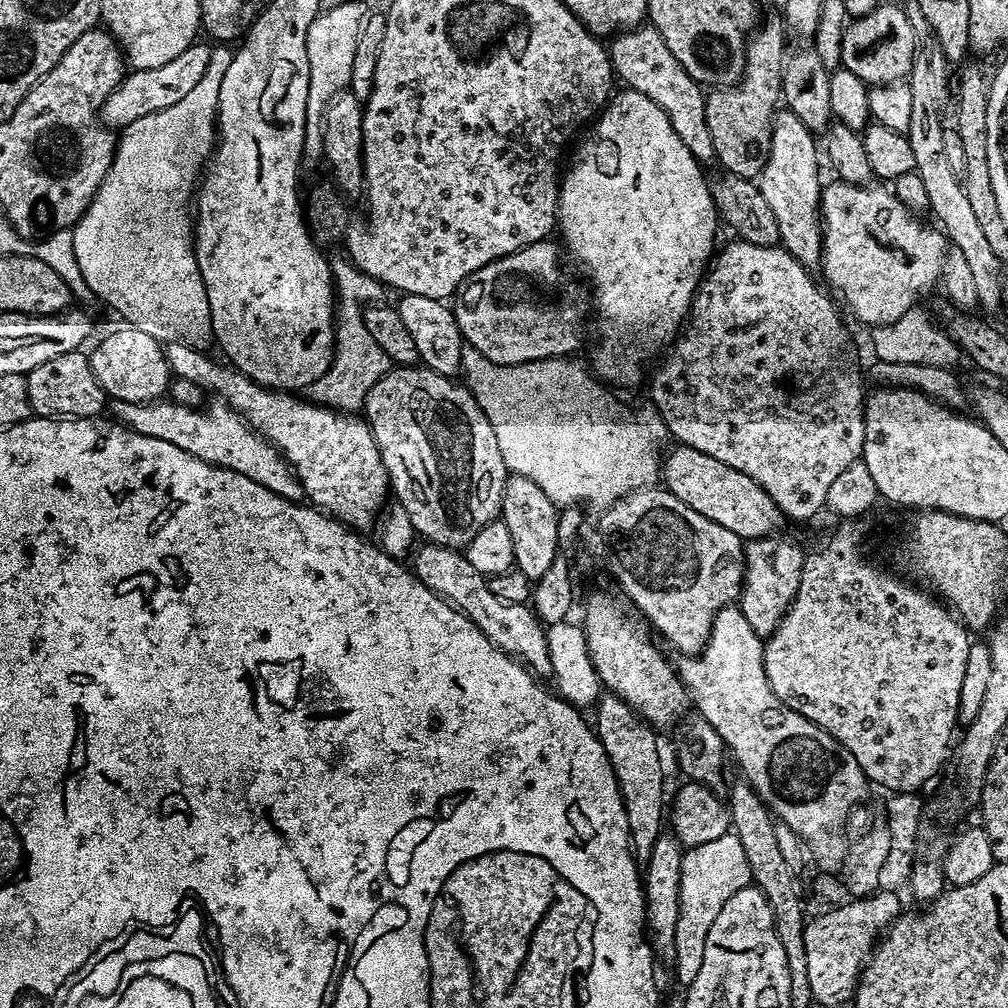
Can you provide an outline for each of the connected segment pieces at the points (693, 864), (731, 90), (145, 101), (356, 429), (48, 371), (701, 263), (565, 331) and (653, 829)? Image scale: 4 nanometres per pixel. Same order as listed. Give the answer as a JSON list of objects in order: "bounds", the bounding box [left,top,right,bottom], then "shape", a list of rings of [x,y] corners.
[{"bounds":[674,834,752,986],"shape":[[[727,834],[701,845],[687,849],[682,862],[682,886],[680,887],[680,909],[678,910],[678,930],[674,930],[674,950],[676,963],[674,973],[684,986],[698,978],[702,966],[702,953],[706,950],[706,934],[714,926],[714,918],[722,911],[722,906],[738,890],[749,887],[752,875],[746,862],[746,850],[734,834]]]},{"bounds":[706,19,786,180],"shape":[[[779,19],[766,20],[763,21],[764,29],[762,24],[747,41],[744,74],[739,84],[709,91],[706,96],[706,126],[710,126],[716,160],[725,173],[747,180],[756,180],[766,166],[774,117],[782,100],[786,28]]]},{"bounds":[98,42,212,130],"shape":[[[197,42],[182,50],[178,58],[165,62],[162,66],[154,66],[154,70],[137,68],[125,75],[124,81],[106,98],[106,102],[98,110],[98,115],[105,125],[112,130],[123,130],[138,118],[146,118],[146,114],[158,114],[158,110],[166,110],[166,106],[174,106],[181,98],[186,98],[202,74],[210,66],[212,48]]]},{"bounds":[162,344,390,526],"shape":[[[164,344],[162,351],[168,367],[172,369],[173,377],[185,376],[203,390],[207,390],[209,393],[217,392],[220,395],[217,397],[223,403],[227,404],[233,412],[239,412],[245,422],[251,428],[256,429],[257,433],[280,453],[282,459],[300,479],[305,497],[315,507],[327,512],[340,523],[352,526],[355,525],[355,520],[370,519],[372,512],[378,511],[380,503],[390,496],[388,471],[382,462],[382,454],[378,450],[367,419],[356,414],[341,412],[335,408],[326,408],[308,398],[295,400],[292,397],[295,395],[288,390],[269,390],[264,385],[250,379],[245,372],[239,372],[237,368],[233,368],[227,363],[224,363],[225,365],[215,364],[210,357],[204,356],[208,354],[185,344]]]},{"bounds":[26,350,106,418],"shape":[[[80,350],[58,354],[58,358],[42,362],[42,366],[34,366],[34,370],[26,373],[26,390],[32,411],[40,418],[99,416],[105,411],[106,397],[102,386],[98,386],[98,378],[94,378],[94,370],[90,370],[88,357]]]},{"bounds":[556,90,718,389],"shape":[[[631,90],[623,91],[617,91],[595,117],[591,125],[592,133],[585,138],[584,145],[581,146],[580,153],[577,154],[576,161],[572,164],[572,169],[569,172],[567,169],[563,173],[560,182],[560,200],[556,204],[558,236],[560,232],[561,238],[564,239],[563,247],[566,252],[566,247],[568,247],[569,254],[584,267],[585,274],[592,279],[590,300],[594,305],[594,316],[600,319],[600,341],[597,342],[596,349],[592,352],[590,368],[605,385],[615,386],[617,389],[636,388],[643,380],[645,383],[644,364],[650,363],[656,355],[659,357],[677,339],[678,333],[685,327],[692,311],[692,297],[696,295],[704,273],[713,259],[714,249],[717,247],[716,224],[718,225],[718,213],[716,204],[712,200],[712,190],[709,181],[707,179],[704,181],[705,169],[692,157],[690,150],[682,146],[682,138],[674,134],[674,126],[670,126],[670,118],[666,118],[664,111],[654,102],[650,102],[646,94],[638,94]]]},{"bounds":[454,240,590,364],"shape":[[[540,240],[482,266],[468,277],[459,293],[460,301],[454,304],[454,311],[465,345],[475,355],[485,356],[495,364],[525,364],[535,360],[568,358],[576,354],[572,352],[578,351],[584,340],[584,319],[590,316],[590,300],[587,295],[568,296],[564,272],[560,269],[561,249],[557,248],[548,240]]]},{"bounds":[594,694,666,865],"shape":[[[604,694],[594,705],[594,731],[606,750],[606,758],[614,770],[618,790],[626,810],[628,837],[637,865],[647,865],[654,842],[662,835],[666,824],[666,796],[664,800],[664,764],[660,761],[657,733],[641,720],[639,714],[617,696]]]}]

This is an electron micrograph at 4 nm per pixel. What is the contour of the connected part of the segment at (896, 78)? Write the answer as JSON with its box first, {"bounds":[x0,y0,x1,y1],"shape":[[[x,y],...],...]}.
{"bounds":[841,3,917,86],"shape":[[[877,3],[874,10],[870,10],[865,16],[857,16],[844,27],[842,34],[841,65],[858,78],[862,78],[869,86],[883,86],[885,84],[899,84],[905,78],[911,77],[916,57],[916,32],[917,25],[910,22],[907,11],[896,4]]]}

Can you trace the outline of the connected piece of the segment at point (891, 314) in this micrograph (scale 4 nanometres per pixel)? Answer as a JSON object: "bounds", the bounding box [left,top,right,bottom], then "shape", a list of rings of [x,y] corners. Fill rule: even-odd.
{"bounds":[820,182,946,326],"shape":[[[835,182],[823,189],[820,198],[820,215],[822,217],[822,227],[824,230],[824,254],[822,257],[822,269],[824,268],[824,276],[833,284],[834,287],[840,291],[842,299],[848,303],[848,308],[861,320],[864,324],[869,326],[875,326],[878,324],[892,324],[898,318],[902,318],[907,314],[908,311],[915,309],[918,302],[916,299],[919,298],[923,292],[928,292],[932,287],[941,283],[941,276],[943,274],[944,257],[946,253],[946,237],[939,227],[936,228],[923,228],[919,224],[917,217],[914,212],[907,208],[897,198],[892,190],[887,187],[884,188],[872,188],[873,186],[861,186],[859,184],[845,184],[843,182]]]}

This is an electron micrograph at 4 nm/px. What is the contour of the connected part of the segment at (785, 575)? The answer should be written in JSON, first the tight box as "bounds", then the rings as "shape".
{"bounds":[738,535,805,638],"shape":[[[775,535],[765,536],[762,540],[750,540],[744,549],[744,579],[738,607],[746,622],[750,622],[750,626],[762,638],[771,636],[772,631],[780,625],[780,620],[792,605],[792,599],[798,594],[798,586],[802,582],[805,549],[780,539],[779,535]]]}

